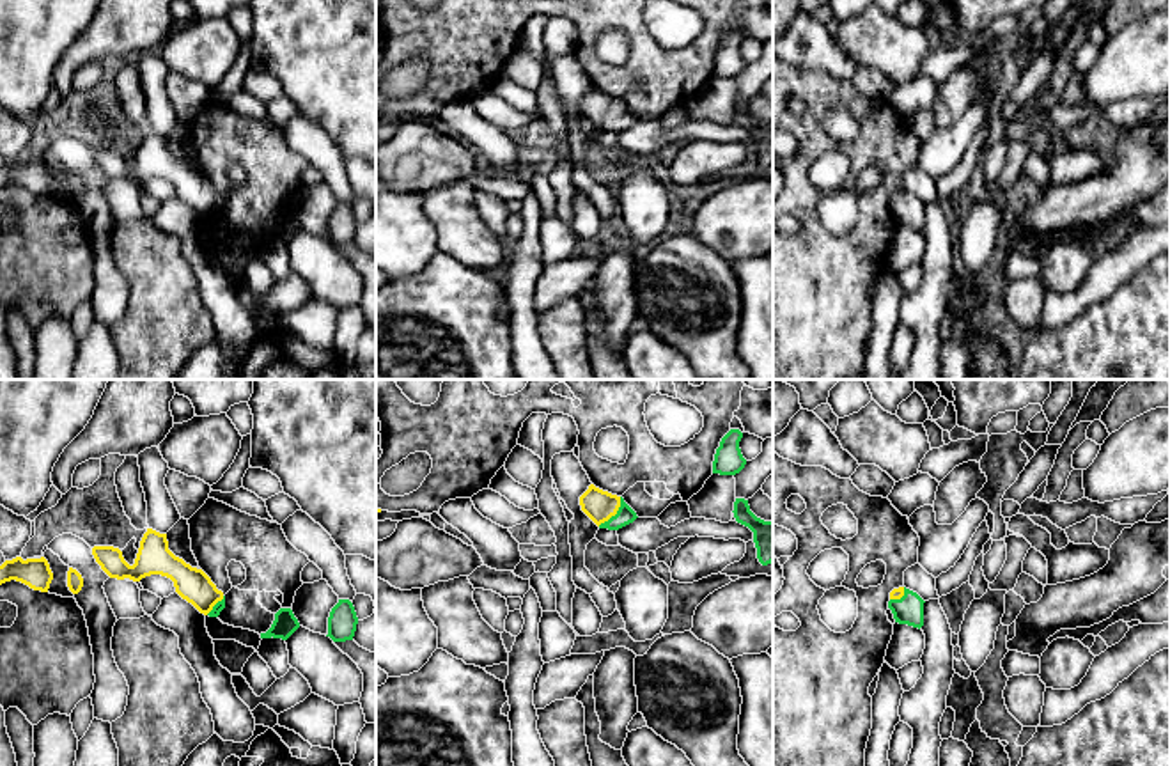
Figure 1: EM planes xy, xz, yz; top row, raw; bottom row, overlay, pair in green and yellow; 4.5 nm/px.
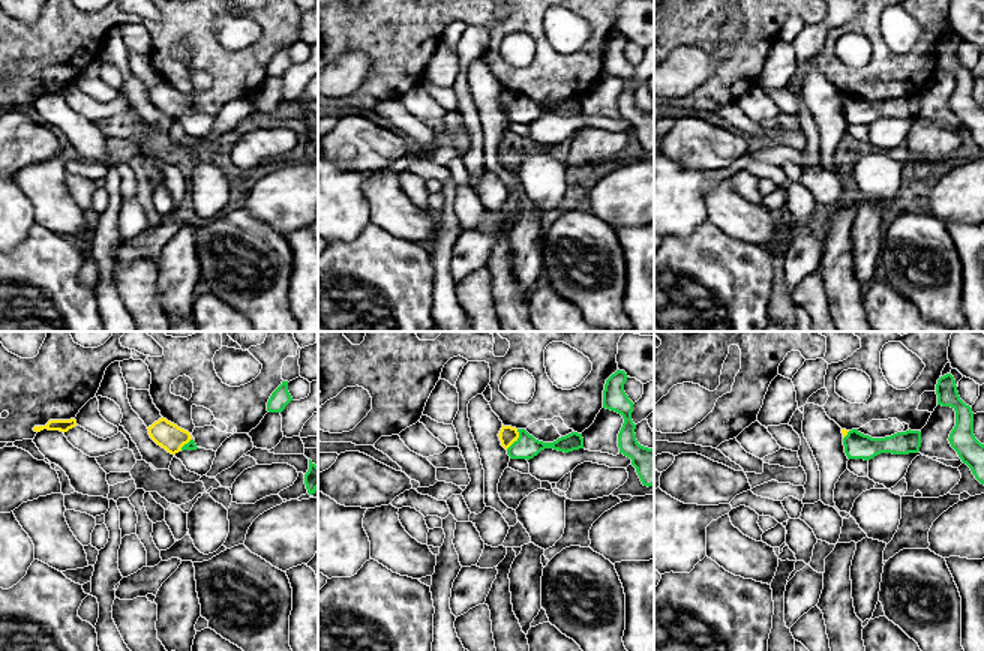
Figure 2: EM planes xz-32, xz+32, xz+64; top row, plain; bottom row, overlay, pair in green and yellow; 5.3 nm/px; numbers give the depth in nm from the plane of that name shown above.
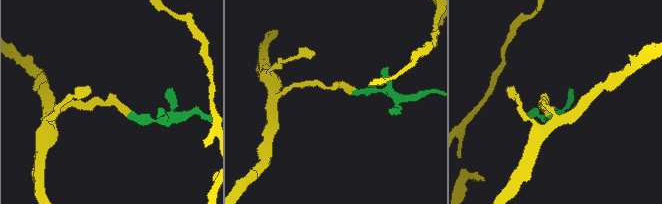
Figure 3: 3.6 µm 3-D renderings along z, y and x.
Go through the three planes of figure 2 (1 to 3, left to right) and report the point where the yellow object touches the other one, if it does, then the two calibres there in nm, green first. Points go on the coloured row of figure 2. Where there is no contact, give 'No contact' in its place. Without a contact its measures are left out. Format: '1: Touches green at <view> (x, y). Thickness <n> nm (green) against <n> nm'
1: Touches green at xz-32 (185, 444). Thickness 50 nm (green) against 140 nm
2: Touches green at xz+32 (515, 441). Thickness 120 nm (green) against 100 nm
3: Touches green at xz+64 (846, 435). Thickness 140 nm (green) against 30 nm

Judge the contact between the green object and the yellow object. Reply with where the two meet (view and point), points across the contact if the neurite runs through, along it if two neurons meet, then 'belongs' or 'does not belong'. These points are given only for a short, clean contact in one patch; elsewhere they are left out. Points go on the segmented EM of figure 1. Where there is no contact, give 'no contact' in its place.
meets green in xz at (616, 515); runs through xz (624, 515), (616, 515), (600, 506); belongs

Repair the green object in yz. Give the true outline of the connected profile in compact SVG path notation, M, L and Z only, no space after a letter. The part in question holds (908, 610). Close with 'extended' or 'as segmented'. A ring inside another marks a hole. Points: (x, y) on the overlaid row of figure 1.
M899 587L890 592L888 608L895 622L920 629L924 626L924 603L916 592Z; extended

